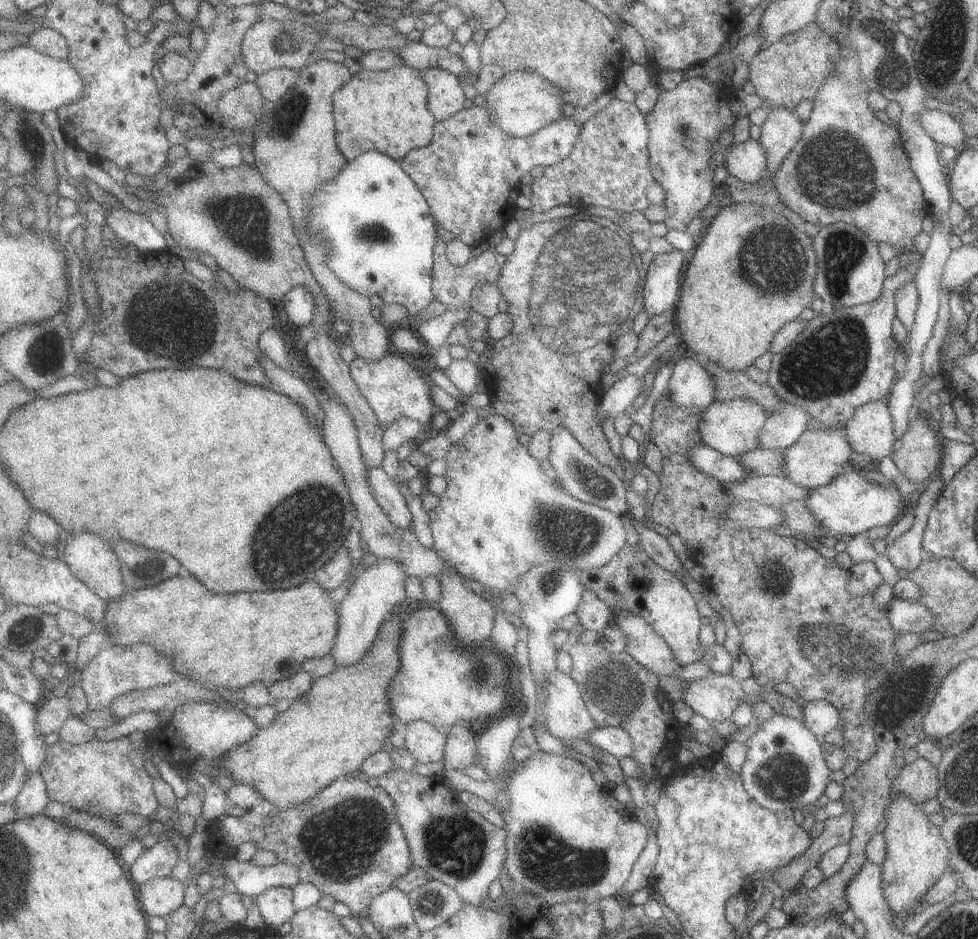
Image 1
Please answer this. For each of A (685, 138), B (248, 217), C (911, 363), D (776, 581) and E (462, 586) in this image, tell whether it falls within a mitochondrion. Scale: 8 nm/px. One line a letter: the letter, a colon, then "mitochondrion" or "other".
A: mitochondrion
B: mitochondrion
C: other
D: mitochondrion
E: other

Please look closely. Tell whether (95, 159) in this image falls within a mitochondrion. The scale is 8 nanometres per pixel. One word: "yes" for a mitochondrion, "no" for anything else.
no

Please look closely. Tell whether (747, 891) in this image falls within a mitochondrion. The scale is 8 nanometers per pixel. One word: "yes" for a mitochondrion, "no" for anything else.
no

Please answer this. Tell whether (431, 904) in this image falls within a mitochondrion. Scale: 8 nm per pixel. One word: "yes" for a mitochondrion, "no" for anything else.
yes

